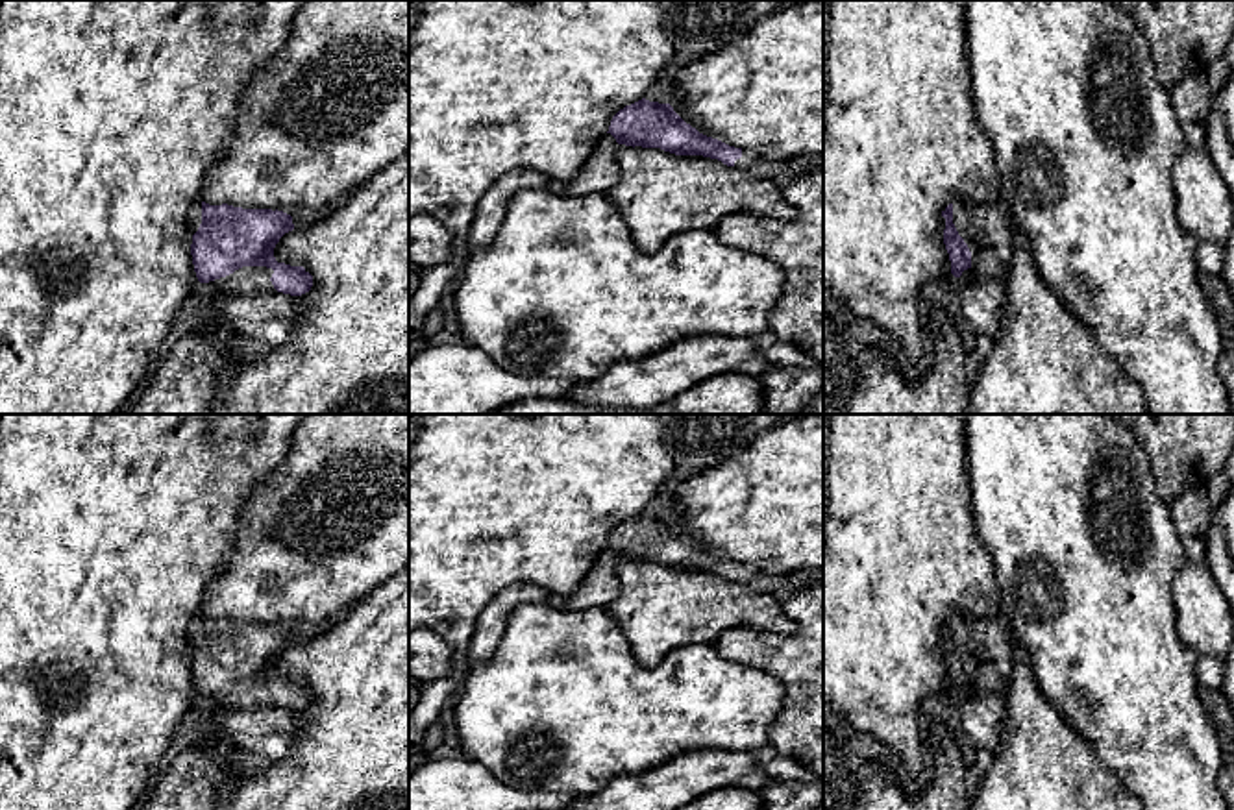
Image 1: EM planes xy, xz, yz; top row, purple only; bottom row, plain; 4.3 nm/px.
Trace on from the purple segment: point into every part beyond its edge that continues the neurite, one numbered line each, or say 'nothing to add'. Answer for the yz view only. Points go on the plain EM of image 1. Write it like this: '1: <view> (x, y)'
1: yz (985, 642)

